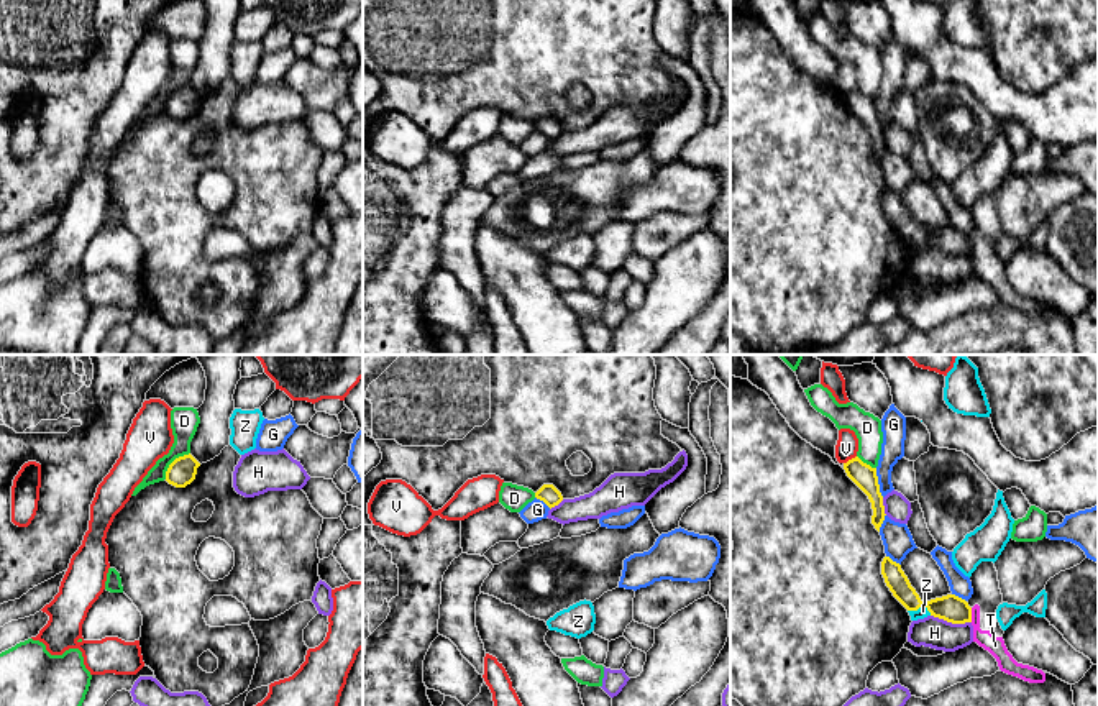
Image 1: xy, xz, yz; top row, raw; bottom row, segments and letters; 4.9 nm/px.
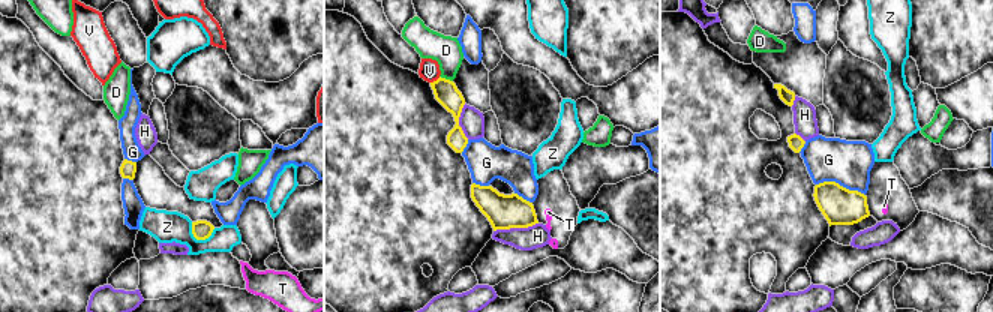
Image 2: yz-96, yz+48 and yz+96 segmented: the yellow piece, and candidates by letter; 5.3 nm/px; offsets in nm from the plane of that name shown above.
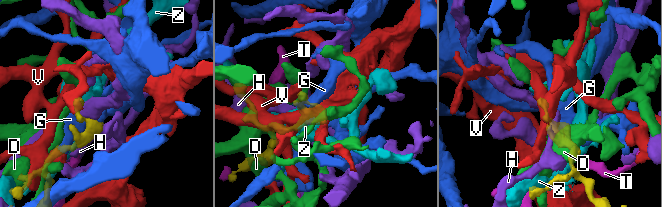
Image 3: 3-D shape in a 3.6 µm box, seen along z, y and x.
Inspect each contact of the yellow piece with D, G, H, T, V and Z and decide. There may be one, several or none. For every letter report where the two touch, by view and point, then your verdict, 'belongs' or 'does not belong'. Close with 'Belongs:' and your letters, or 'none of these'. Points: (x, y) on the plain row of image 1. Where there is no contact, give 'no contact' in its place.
D: xy (173, 94) | does not belong
G: yz (877, 115) | does not belong
H: yz (951, 253) | does not belong
T: yz (970, 247) | does not belong
V: yz (849, 92) | does not belong
Z: yz (921, 237) | does not belong
Belongs: none of these

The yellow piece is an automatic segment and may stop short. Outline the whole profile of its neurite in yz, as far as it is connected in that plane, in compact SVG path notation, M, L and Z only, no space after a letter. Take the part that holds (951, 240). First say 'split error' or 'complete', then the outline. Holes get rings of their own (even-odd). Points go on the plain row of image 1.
complete | M885 189L881 194L881 207L893 228L908 241L917 243L926 238L931 248L944 251L952 256L972 254L972 240L968 235L955 227L922 235L916 222L911 218L901 197Z

